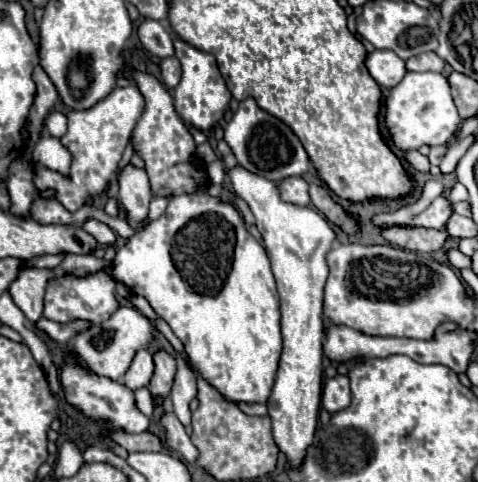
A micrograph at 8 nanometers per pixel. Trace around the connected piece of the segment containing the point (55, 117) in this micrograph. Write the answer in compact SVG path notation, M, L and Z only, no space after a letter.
M50 112L44 124L46 124L46 130L56 138L62 138L66 134L66 116L62 112Z

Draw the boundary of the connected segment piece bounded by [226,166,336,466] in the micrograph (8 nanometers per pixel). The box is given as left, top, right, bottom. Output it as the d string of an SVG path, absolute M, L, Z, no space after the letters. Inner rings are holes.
M234 166L226 172L230 176L234 194L242 198L254 218L256 226L264 238L268 258L274 266L274 278L280 294L282 308L282 340L284 350L276 374L272 394L268 398L268 414L272 418L274 442L286 454L292 466L302 462L306 448L314 440L314 430L318 424L320 394L322 394L322 340L324 340L324 320L322 320L322 292L328 278L326 254L330 242L336 238L328 220L310 206L288 204L280 198L278 186L252 174L242 166Z

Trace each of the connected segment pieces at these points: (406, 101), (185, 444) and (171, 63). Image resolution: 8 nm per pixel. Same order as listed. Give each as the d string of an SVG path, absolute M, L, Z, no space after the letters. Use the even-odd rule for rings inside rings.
M406 72L406 76L390 88L386 98L384 126L392 138L394 148L398 150L418 150L420 146L440 146L446 144L460 128L462 120L456 112L454 100L450 96L450 86L444 74L440 72Z
M164 398L164 400L162 400L162 408L164 408L162 426L164 426L164 432L166 432L166 442L168 442L170 450L178 452L178 454L180 454L186 462L194 464L194 462L196 462L196 458L198 458L198 450L196 450L196 446L192 444L190 436L186 434L184 426L180 424L180 420L174 416L170 398Z
M166 58L160 64L160 72L162 72L162 80L164 80L166 88L174 90L178 86L178 82L180 82L180 76L182 76L180 62L176 58Z

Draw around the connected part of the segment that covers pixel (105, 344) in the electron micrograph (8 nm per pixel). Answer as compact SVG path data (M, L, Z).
M120 306L108 320L94 324L94 326L86 328L84 332L76 334L74 346L76 346L76 354L82 358L82 362L88 368L98 372L100 376L118 380L128 370L136 352L142 348L150 348L150 344L154 340L154 332L156 332L154 322L150 318L146 318L140 310L136 310L132 306Z

